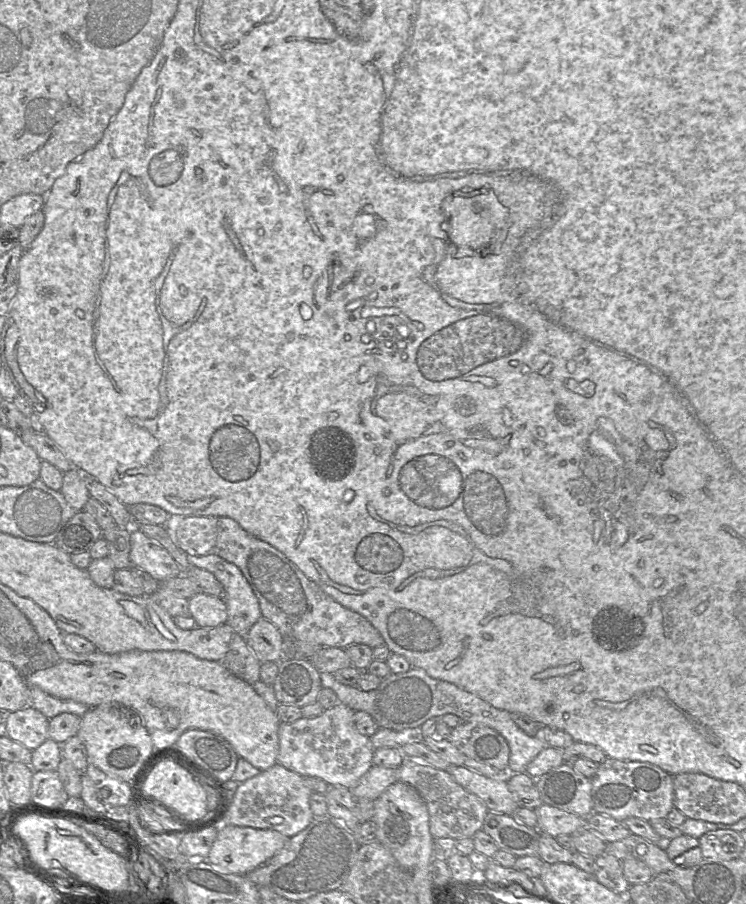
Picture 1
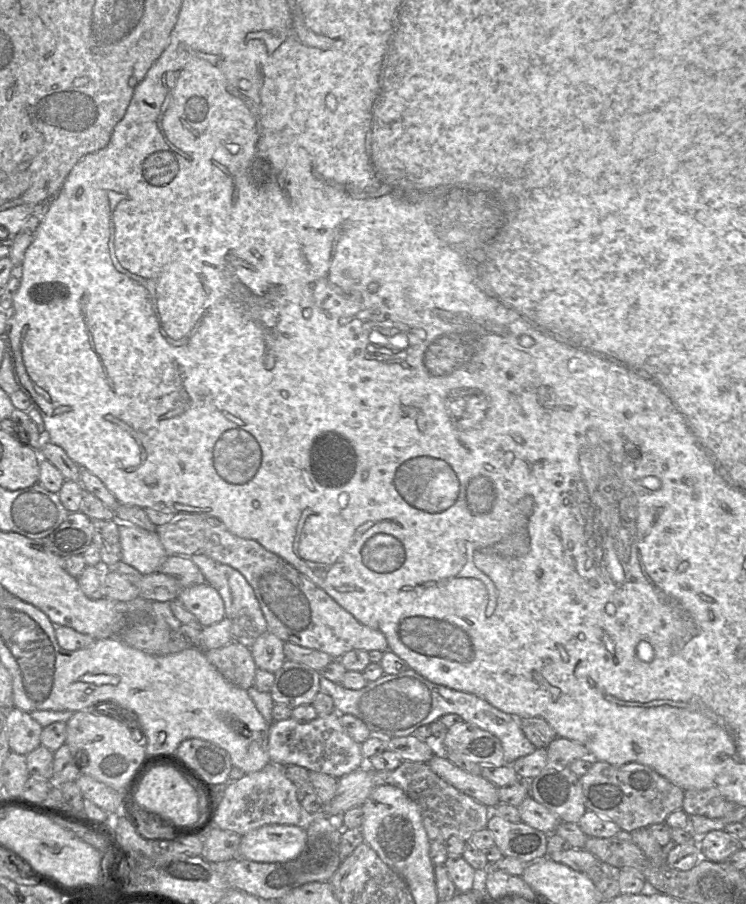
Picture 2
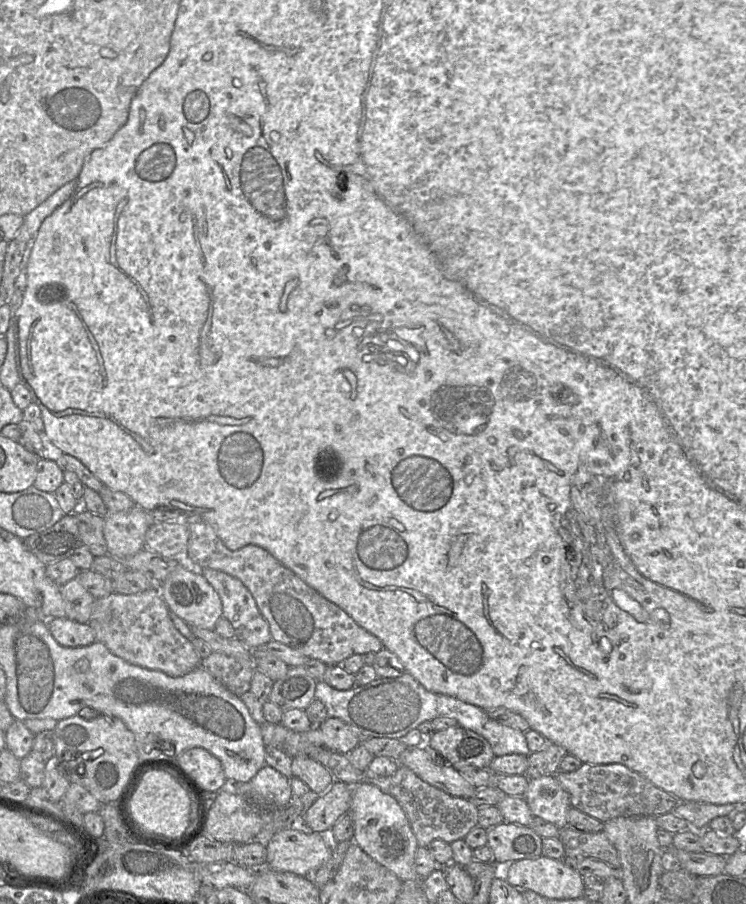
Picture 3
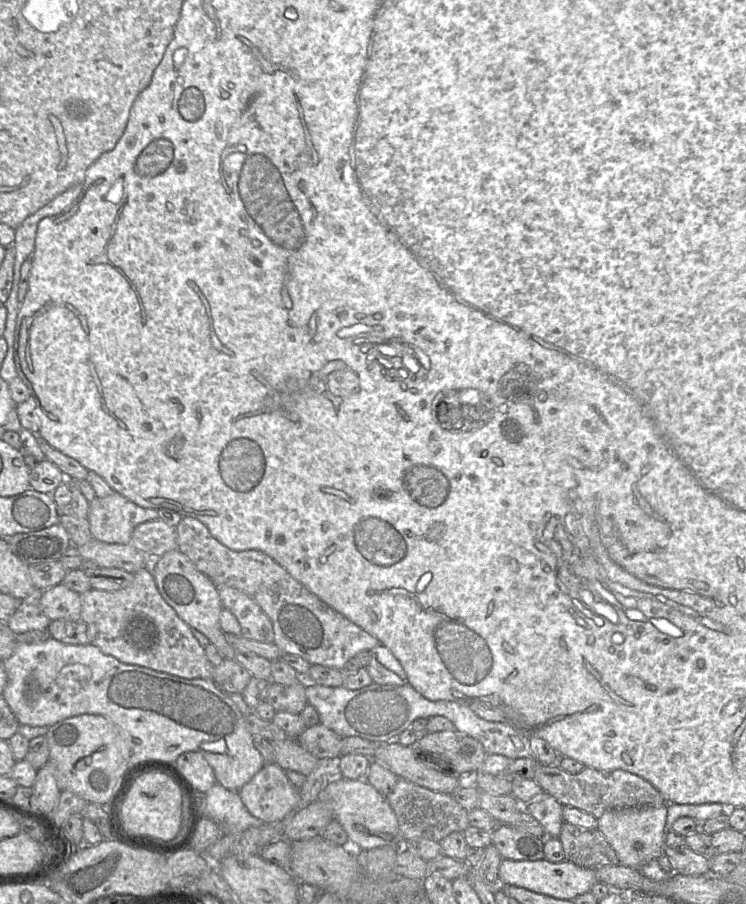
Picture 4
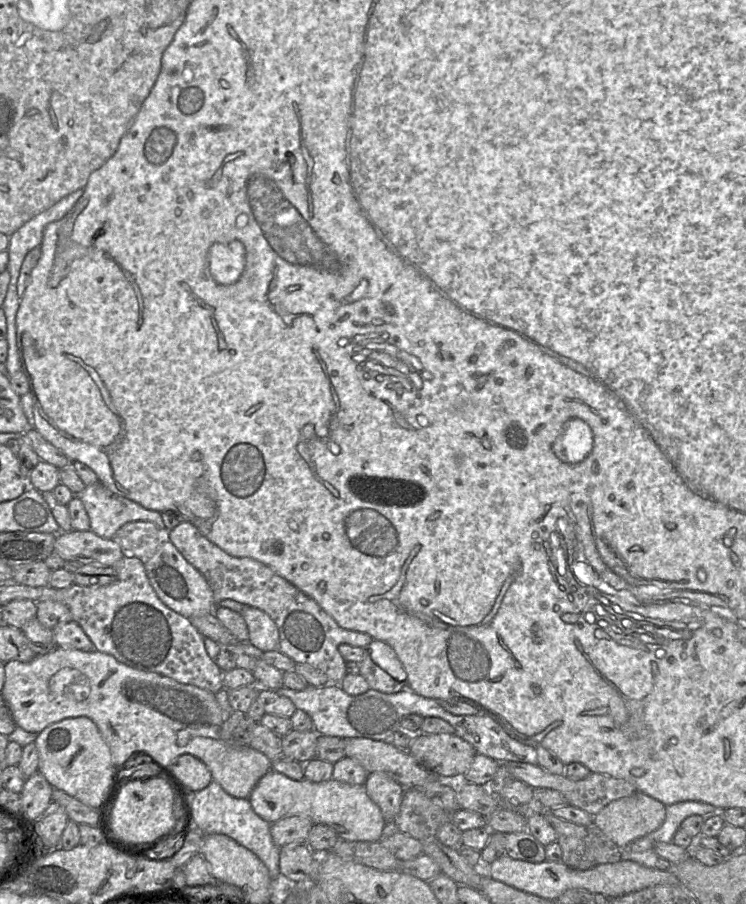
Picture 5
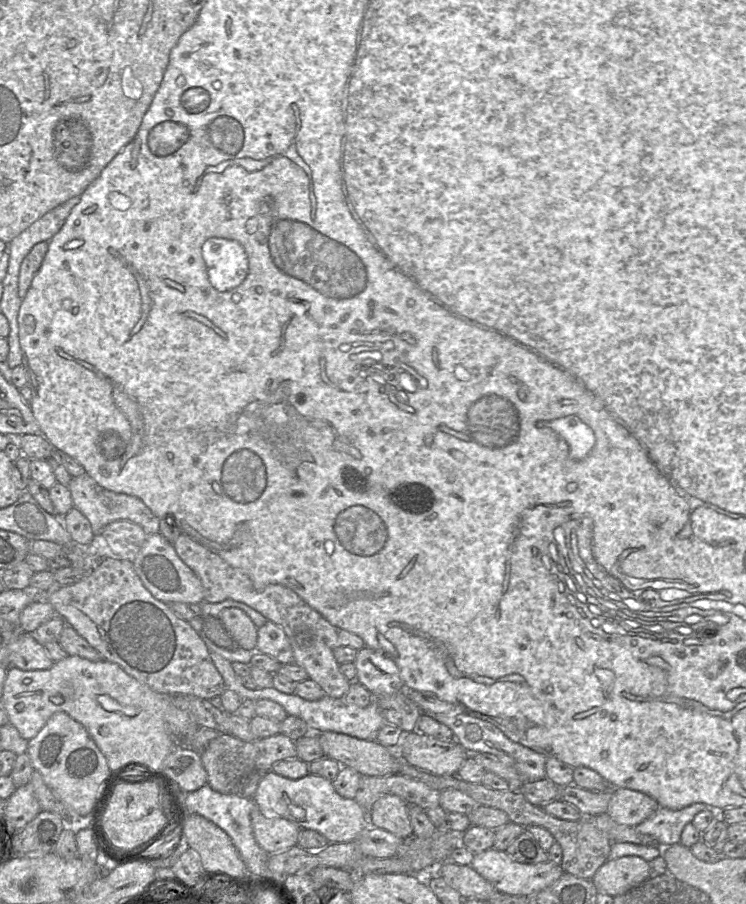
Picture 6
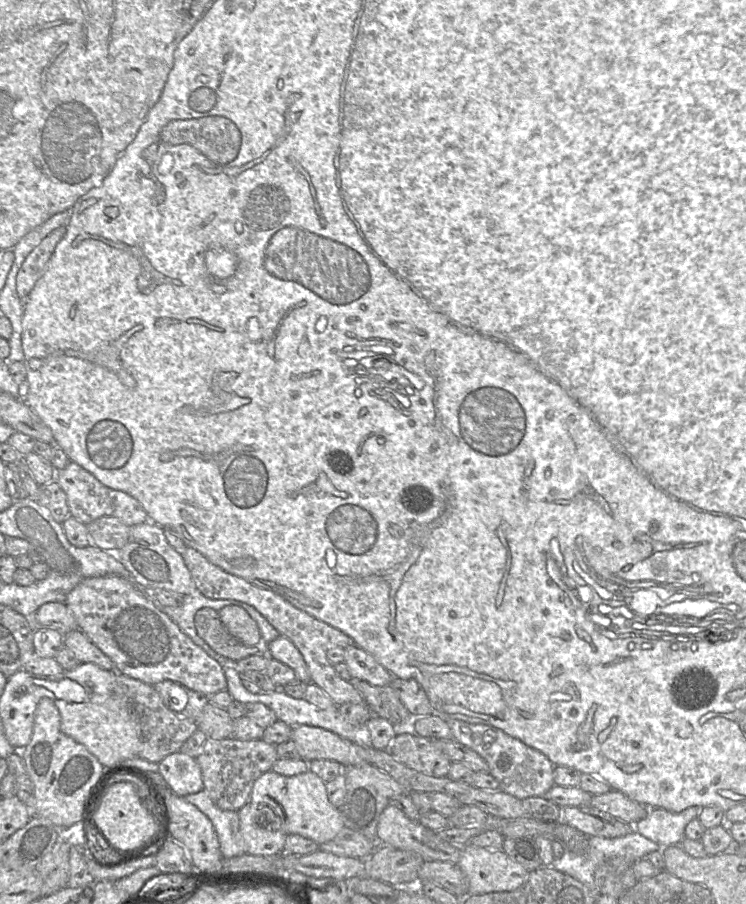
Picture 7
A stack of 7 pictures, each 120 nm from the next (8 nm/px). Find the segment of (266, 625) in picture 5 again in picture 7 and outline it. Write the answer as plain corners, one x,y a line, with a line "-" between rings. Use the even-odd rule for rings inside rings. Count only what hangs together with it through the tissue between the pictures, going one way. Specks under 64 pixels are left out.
279,635
272,642
264,645
264,649
269,658
276,659
291,667
296,674
297,681
304,684
310,682
307,664
300,651
290,639

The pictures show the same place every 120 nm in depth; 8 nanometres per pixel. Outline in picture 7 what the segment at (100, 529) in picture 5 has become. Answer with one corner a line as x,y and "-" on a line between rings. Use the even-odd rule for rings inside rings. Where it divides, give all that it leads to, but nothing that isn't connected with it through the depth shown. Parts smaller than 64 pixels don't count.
70,462
61,471
56,471
56,481
67,496
71,516
84,525
101,517
115,517
129,527
149,521
148,514
135,498
123,491
104,486
75,462

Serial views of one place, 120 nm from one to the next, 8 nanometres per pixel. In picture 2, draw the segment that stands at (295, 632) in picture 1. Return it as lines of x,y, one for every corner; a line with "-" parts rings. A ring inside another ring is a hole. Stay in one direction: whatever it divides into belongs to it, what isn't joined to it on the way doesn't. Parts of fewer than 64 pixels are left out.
203,517
202,525
204,545
196,554
204,554
220,564
228,565
239,571
245,577
253,588
256,599
259,602
267,623
267,631
273,633
284,643
291,642
299,646
325,652
334,660
339,660
346,652
354,649
365,650
367,652
379,650
383,653
388,651
388,642
383,633
360,623
323,589
315,585
281,557
266,550
255,540
235,536
215,517

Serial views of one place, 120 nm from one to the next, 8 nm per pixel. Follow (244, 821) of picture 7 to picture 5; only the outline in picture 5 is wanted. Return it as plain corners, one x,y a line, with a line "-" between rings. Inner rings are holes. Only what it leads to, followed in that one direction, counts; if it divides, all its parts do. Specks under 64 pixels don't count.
290,816
271,824
274,843
283,847
288,844
305,844
314,823
305,816

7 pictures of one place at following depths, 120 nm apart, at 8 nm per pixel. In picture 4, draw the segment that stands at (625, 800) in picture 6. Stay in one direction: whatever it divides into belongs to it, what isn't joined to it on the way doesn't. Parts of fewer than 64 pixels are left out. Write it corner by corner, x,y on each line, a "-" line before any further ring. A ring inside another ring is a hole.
667,803
665,806
610,809
597,819
597,829
614,849
619,864
640,869
664,854

